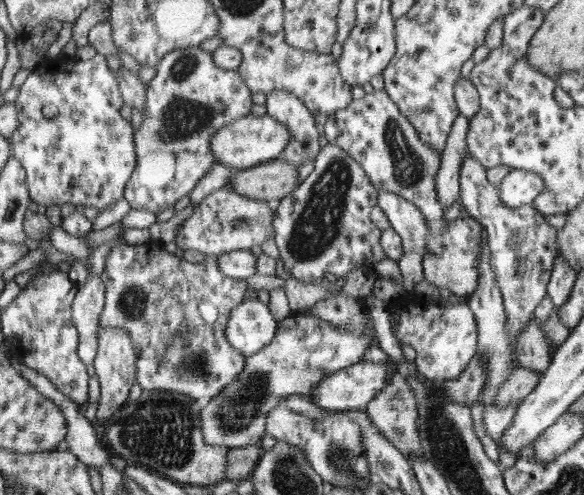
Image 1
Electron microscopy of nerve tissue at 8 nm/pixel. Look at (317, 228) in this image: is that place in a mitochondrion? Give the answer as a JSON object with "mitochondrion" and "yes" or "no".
{"mitochondrion":"yes"}

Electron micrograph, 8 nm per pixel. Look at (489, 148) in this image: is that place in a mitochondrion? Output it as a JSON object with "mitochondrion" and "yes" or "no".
{"mitochondrion":"no"}

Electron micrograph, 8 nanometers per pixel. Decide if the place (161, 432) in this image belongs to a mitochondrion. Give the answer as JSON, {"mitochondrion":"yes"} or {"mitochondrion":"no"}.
{"mitochondrion":"yes"}

